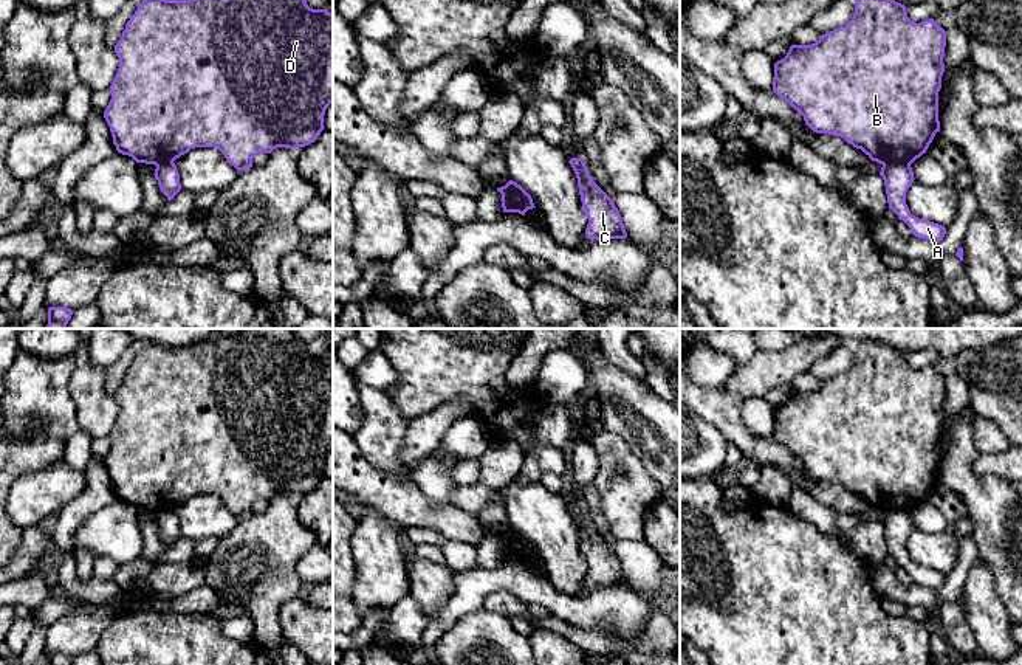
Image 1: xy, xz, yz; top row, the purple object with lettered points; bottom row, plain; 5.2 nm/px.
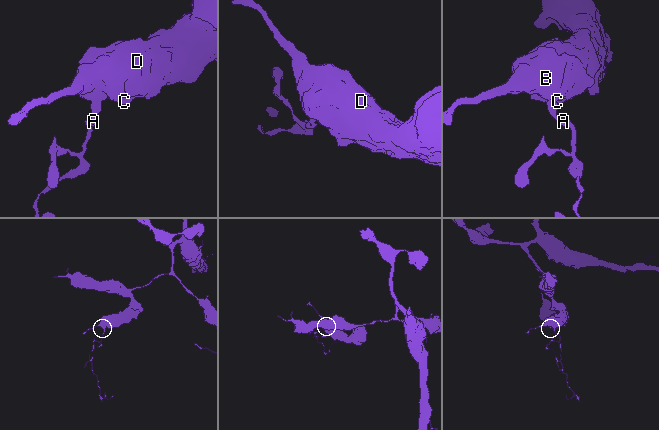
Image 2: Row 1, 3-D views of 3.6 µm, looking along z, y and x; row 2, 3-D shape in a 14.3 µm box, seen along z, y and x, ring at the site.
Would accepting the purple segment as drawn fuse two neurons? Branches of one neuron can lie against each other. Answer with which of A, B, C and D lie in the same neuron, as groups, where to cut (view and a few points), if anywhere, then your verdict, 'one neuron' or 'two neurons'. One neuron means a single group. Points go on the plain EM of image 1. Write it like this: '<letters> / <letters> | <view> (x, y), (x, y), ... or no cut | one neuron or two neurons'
A / B C D | yz (883, 510), (906, 510), (909, 513) | two neurons

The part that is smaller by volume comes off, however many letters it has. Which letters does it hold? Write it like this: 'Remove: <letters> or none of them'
Remove: A

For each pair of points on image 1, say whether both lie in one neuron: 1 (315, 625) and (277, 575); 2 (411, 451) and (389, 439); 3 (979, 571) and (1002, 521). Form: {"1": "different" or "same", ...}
{"1": "different", "2": "different", "3": "different"}

